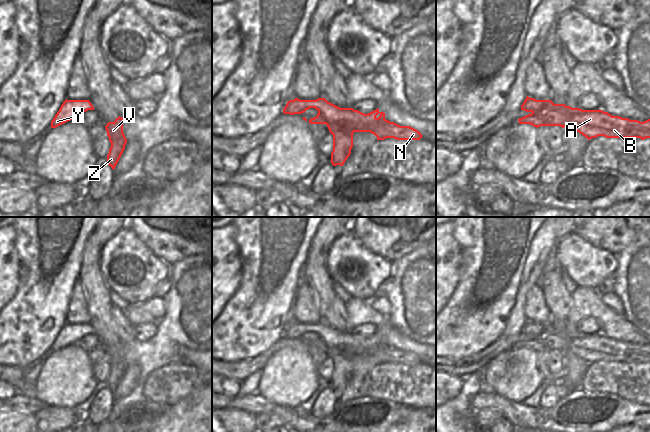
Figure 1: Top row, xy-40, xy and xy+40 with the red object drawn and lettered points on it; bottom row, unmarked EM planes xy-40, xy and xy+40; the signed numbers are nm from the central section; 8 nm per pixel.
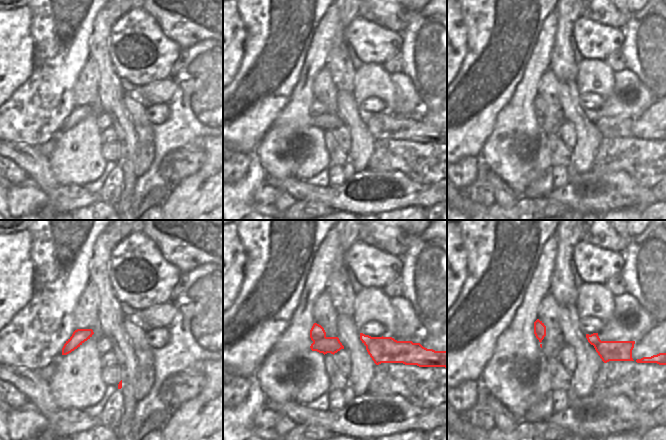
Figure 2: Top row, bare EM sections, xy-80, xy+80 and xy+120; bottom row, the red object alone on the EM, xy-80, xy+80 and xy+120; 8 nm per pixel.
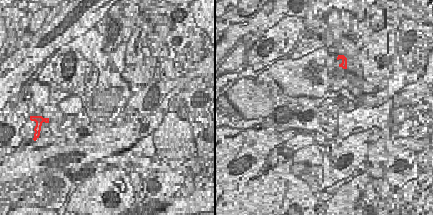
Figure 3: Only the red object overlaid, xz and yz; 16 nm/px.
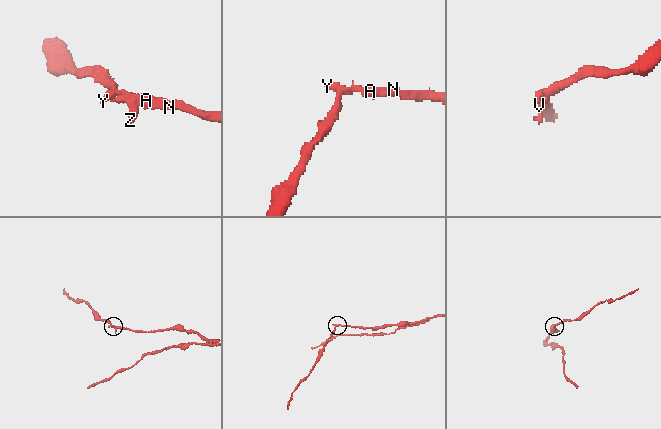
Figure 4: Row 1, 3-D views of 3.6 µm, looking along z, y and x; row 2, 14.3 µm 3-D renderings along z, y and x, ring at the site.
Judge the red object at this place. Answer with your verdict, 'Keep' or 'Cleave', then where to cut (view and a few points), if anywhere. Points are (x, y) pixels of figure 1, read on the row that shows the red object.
Cleave. Split along xy+40 (541, 100), (541, 107), (532, 113).

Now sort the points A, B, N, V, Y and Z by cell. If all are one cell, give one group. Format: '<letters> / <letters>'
A B N V Z / Y

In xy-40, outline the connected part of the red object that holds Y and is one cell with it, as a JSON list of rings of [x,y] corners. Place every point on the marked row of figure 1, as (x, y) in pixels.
[[[65,100],[51,121],[51,128],[56,128],[70,120],[77,120],[86,111],[91,110],[89,100]]]

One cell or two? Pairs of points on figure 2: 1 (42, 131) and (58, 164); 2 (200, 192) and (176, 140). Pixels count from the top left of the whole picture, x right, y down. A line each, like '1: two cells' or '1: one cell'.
1: two cells
2: two cells

